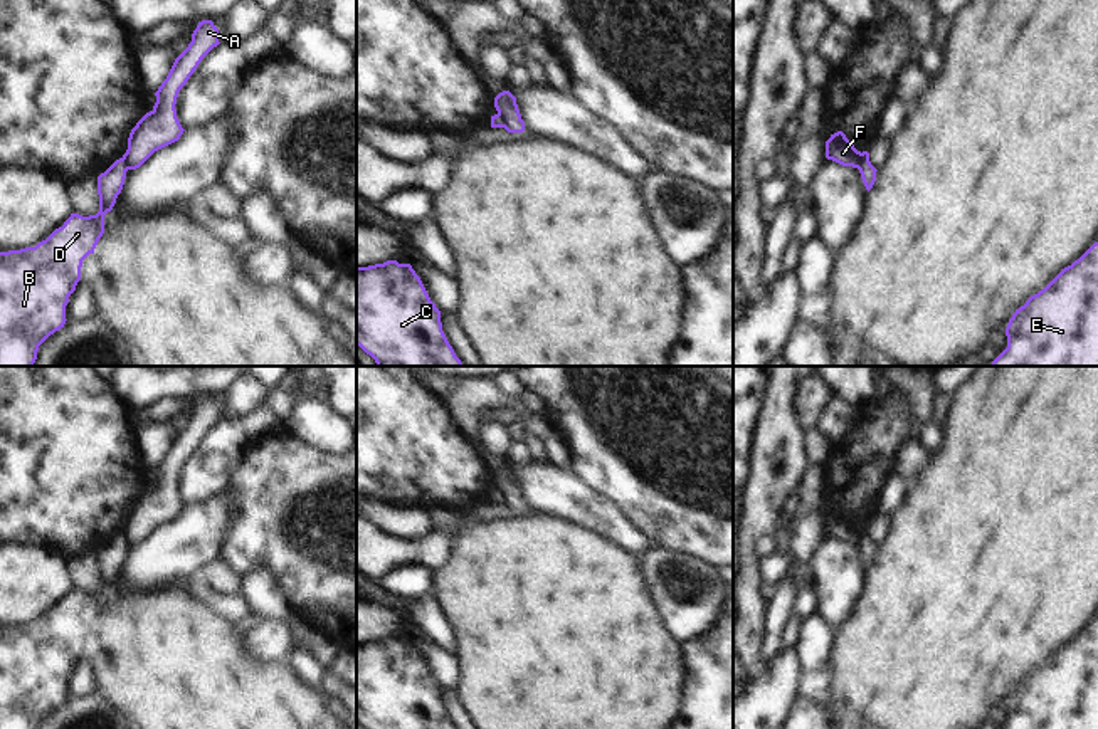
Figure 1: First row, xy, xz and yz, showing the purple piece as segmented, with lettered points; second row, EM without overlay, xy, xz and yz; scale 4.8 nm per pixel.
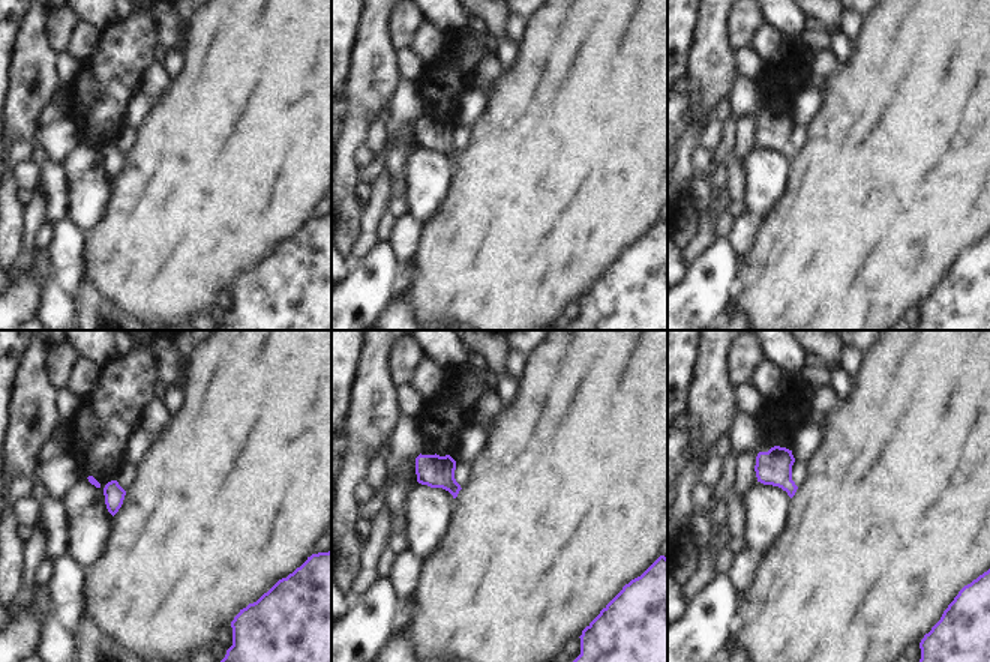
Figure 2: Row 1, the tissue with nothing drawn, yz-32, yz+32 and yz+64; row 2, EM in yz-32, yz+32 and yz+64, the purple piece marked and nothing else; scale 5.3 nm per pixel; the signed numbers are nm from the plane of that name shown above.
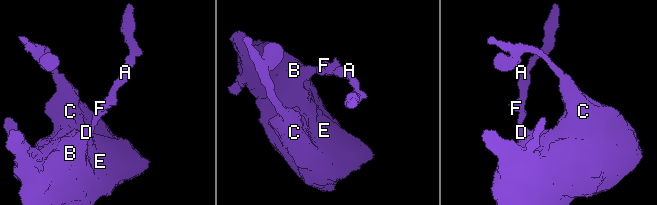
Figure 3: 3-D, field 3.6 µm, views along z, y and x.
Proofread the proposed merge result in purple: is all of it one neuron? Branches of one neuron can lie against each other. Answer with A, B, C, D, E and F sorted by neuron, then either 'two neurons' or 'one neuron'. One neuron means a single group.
A F / B C D E; two neurons

